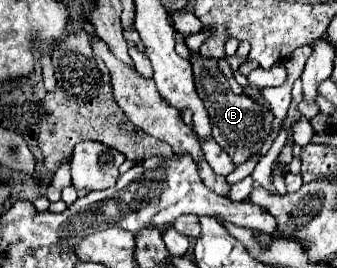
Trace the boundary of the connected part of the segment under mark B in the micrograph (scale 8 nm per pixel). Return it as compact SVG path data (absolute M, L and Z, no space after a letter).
M192 55L190 63L192 63L192 69L194 69L196 91L198 91L200 99L204 101L204 105L206 105L210 117L212 117L214 141L230 155L230 159L236 165L244 163L252 153L256 153L260 149L260 145L272 133L272 121L276 119L274 113L266 105L262 105L260 101L256 101L252 97L232 93L226 75L218 67L218 59Z

